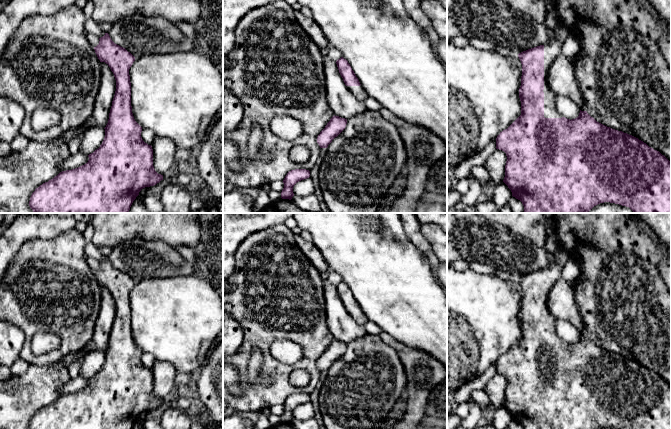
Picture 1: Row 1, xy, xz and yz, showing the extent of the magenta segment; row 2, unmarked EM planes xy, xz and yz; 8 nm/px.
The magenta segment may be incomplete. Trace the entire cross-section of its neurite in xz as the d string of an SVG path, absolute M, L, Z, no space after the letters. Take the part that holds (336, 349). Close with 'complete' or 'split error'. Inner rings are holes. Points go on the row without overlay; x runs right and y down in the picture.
M334 339L317 361L320 372L327 372L332 364L345 353L346 348L347 343Z | complete

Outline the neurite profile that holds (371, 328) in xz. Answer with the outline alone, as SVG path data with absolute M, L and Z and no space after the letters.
M367 321L364 324L364 328L366 330L366 333L370 334L370 335L379 335L380 333L383 332L383 330L380 326L378 326L377 324L375 324L371 321Z

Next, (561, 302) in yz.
M560 277L547 298L549 311L557 320L572 323L581 335L587 335L588 328L581 319L574 297L574 283Z

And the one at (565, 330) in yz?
M557 320L555 328L557 335L563 341L572 344L579 340L579 331L570 322L564 320Z

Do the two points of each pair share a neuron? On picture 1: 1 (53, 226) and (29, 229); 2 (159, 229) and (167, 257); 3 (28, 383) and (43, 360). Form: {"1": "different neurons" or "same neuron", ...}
{"1": "same neuron", "2": "different neurons", "3": "different neurons"}

